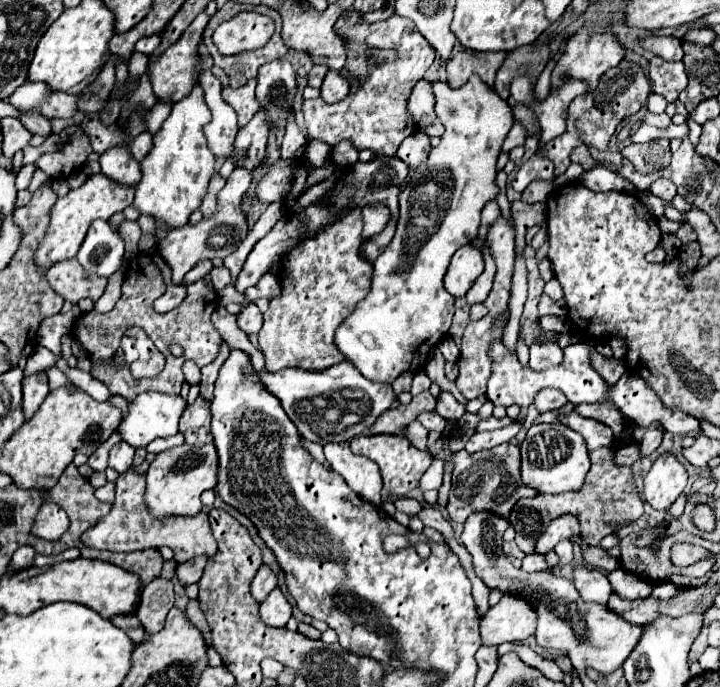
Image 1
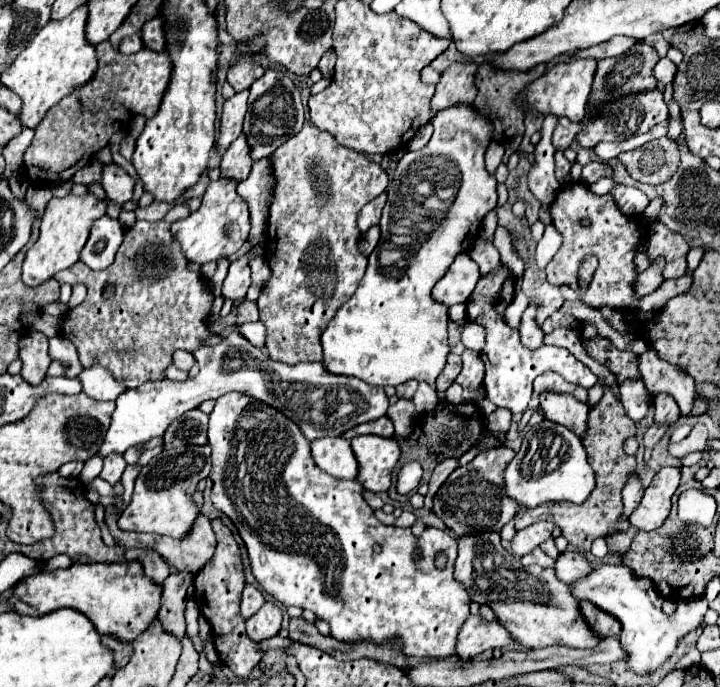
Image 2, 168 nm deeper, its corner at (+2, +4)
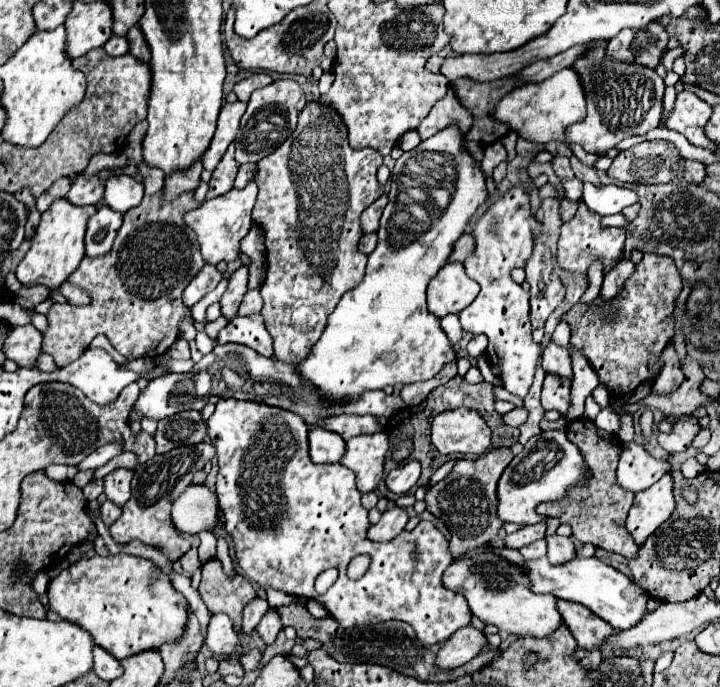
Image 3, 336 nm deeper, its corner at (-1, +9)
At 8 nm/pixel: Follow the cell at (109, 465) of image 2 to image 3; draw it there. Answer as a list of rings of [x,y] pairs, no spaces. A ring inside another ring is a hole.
[[[117,469],[113,473],[109,473],[103,483],[105,483],[105,495],[109,501],[113,501],[115,505],[123,507],[129,501],[129,481],[133,477],[133,471],[129,469]]]

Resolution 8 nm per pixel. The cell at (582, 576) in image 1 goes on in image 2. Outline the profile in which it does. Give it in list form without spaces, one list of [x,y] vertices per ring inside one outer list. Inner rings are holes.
[[[566,550],[556,558],[556,576],[566,582],[572,584],[576,582],[576,578],[584,578],[584,574],[592,572],[592,564],[584,558],[584,554],[576,552],[576,550]]]

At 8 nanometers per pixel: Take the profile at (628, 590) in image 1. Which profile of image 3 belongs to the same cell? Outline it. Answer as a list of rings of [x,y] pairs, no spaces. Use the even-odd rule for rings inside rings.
[[[485,545],[483,549],[475,549],[471,553],[465,553],[463,557],[453,557],[457,559],[467,559],[473,557],[475,553],[481,551],[491,551],[497,557],[503,557],[503,561],[507,561],[509,565],[515,565],[519,569],[523,569],[523,573],[529,577],[529,585],[533,593],[551,593],[557,599],[567,599],[567,601],[575,601],[585,605],[587,609],[591,609],[597,617],[601,617],[603,621],[607,621],[613,629],[631,629],[633,625],[637,625],[641,621],[641,617],[645,617],[645,605],[649,595],[635,583],[631,583],[623,573],[619,573],[617,569],[609,567],[607,563],[591,557],[591,559],[573,559],[561,565],[551,565],[547,557],[541,559],[523,559],[523,555],[515,549],[497,549],[491,545]]]

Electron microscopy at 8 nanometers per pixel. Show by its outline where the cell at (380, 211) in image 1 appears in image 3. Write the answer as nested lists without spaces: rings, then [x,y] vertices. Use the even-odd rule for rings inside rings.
[[[381,195],[373,205],[369,205],[363,215],[361,215],[361,229],[363,233],[373,233],[379,229],[379,219],[381,219],[381,213],[387,205],[387,195]]]

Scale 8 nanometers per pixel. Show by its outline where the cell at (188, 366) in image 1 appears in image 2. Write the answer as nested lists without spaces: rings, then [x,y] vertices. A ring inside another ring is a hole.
[[[176,350],[174,352],[174,366],[176,368],[188,372],[194,364],[196,364],[196,360],[194,360],[194,356],[190,352],[182,352],[182,350]]]

